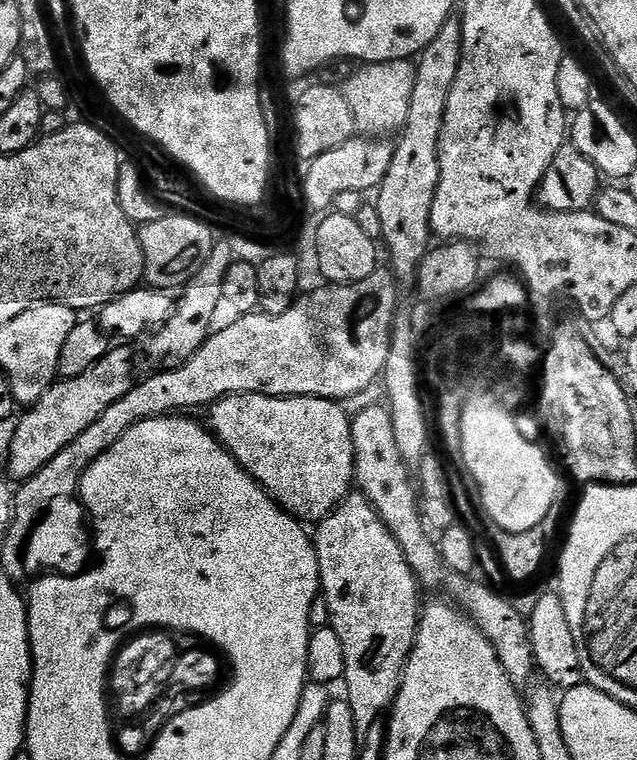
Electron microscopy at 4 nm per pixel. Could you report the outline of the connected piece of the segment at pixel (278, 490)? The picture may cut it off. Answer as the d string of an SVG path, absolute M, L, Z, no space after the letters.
M246 392L211 405L211 431L269 496L301 522L319 522L350 495L356 478L352 422L335 400Z

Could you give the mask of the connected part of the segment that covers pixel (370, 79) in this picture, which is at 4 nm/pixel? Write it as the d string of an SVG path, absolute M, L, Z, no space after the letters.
M382 62L381 64L364 64L357 67L356 72L343 84L342 91L350 106L350 114L354 114L354 122L361 133L372 138L384 138L393 132L399 133L406 122L406 114L410 114L410 90L414 68L408 62Z

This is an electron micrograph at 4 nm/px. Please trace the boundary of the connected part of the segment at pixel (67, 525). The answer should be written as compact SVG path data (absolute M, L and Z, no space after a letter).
M77 497L53 501L35 527L24 532L24 544L20 544L20 582L31 581L45 570L66 576L78 576L85 571L92 558L92 535L87 522L86 509Z

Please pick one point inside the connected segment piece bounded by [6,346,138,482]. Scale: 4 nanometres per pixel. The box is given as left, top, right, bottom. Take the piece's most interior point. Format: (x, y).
(70, 406)

